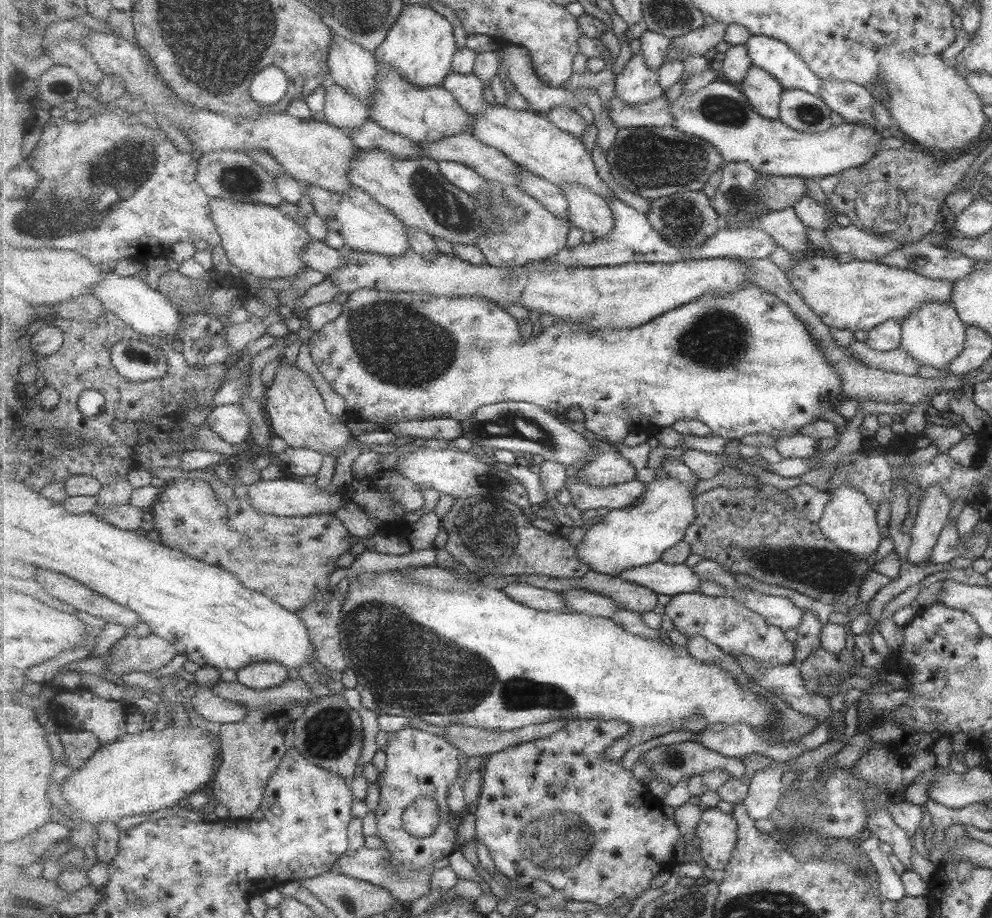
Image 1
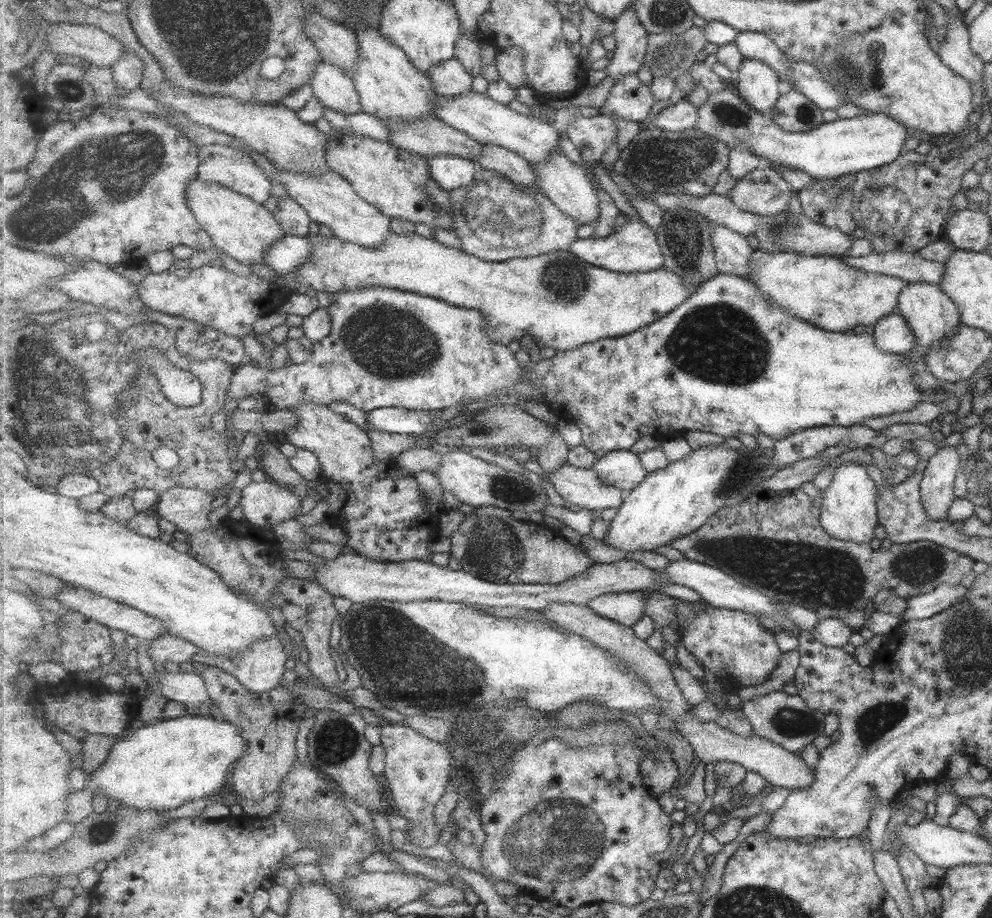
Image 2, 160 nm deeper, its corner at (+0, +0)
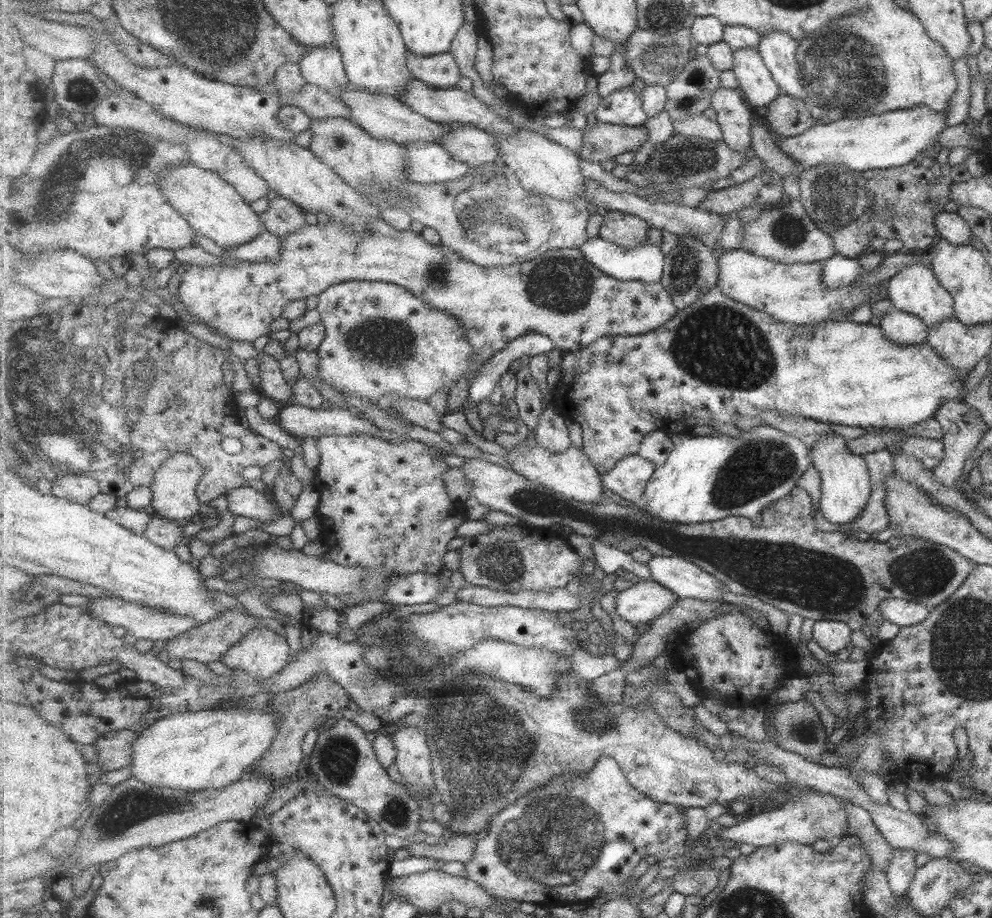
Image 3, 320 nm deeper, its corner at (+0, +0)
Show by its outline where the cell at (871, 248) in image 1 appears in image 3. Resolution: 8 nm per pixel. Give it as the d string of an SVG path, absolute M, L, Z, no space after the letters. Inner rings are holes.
M792 200L786 205L763 209L757 219L742 223L735 213L728 214L729 218L723 225L721 236L717 240L717 250L745 249L753 254L763 255L775 262L787 264L817 262L827 260L836 254L833 239L825 231L821 231L806 213L803 203Z

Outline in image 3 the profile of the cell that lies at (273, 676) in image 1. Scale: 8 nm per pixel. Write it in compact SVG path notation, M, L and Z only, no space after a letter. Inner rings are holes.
M258 625L225 653L222 663L230 669L246 670L265 684L290 664L289 658L291 645L286 636Z

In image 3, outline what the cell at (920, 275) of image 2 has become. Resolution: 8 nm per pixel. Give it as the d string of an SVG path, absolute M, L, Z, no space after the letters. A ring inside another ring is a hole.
M835 254L822 261L822 288L835 290L849 286L860 274L856 258L845 258Z

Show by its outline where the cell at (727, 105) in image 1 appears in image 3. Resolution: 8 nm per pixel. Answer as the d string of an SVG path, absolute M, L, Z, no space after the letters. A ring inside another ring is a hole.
M948 102L945 112L931 110L925 105L915 105L910 109L891 110L883 114L863 115L859 118L841 118L835 122L827 122L827 116L825 115L817 119L819 123L810 126L799 136L787 138L774 132L773 136L775 137L775 144L785 154L799 161L804 168L839 163L853 170L859 170L859 172L886 168L896 169L898 166L911 162L911 160L920 158L924 149L929 148L933 139L943 132L942 128L945 126L949 104L952 104L952 102Z

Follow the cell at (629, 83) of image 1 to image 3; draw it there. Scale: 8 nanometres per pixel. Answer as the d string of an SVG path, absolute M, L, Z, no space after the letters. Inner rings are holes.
M627 87L604 98L595 112L595 117L598 122L605 124L640 127L648 118L643 103L641 94L636 94L631 87Z

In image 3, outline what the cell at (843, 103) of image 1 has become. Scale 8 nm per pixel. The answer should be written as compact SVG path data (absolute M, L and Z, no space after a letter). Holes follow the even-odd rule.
M775 29L762 34L758 49L783 93L810 104L810 93L800 77L802 71L797 59L798 40L791 33Z

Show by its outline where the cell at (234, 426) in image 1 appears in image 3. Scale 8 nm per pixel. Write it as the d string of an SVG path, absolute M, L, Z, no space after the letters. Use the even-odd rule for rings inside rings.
M288 404L281 408L277 419L283 429L300 438L352 434L377 437L380 432L374 423L365 422L349 410L335 406L331 410L313 410L299 404Z

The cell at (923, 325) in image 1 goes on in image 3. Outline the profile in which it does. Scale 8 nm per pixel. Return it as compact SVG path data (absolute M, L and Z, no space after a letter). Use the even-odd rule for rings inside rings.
M913 263L901 268L886 281L886 296L897 311L911 313L922 319L926 326L937 325L953 317L954 301L952 295L934 277L933 269L923 263Z

